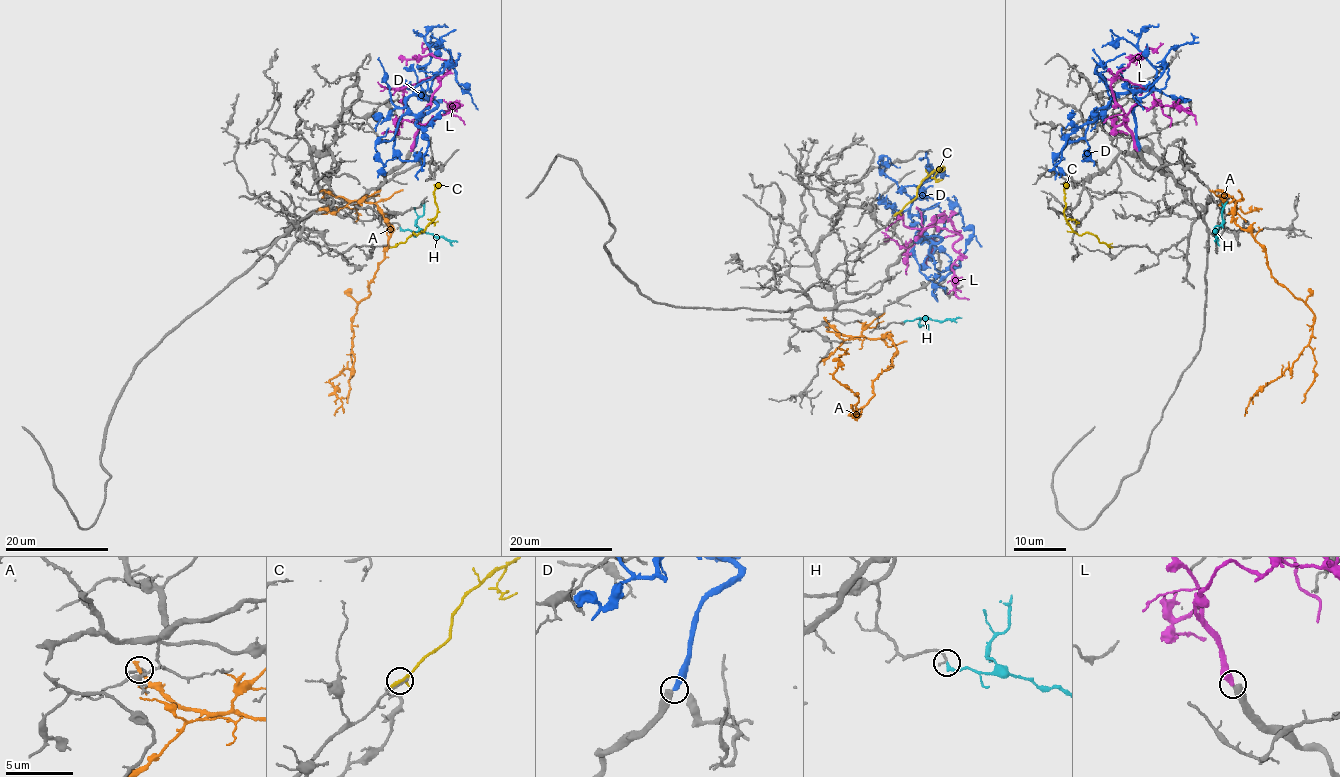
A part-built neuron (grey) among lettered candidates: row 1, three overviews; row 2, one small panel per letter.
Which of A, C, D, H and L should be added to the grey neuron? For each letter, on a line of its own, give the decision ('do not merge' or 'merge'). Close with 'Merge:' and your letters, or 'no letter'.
A: do not merge
C: do not merge
D: do not merge
H: merge
L: do not merge
Merge: H

